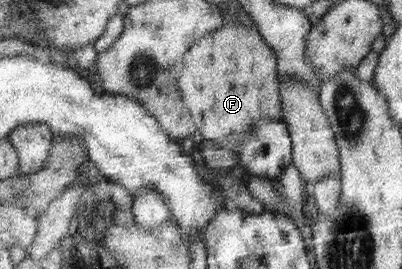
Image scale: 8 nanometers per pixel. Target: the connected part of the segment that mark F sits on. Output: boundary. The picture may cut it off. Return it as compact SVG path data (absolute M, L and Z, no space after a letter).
M233 16L231 23L225 23L220 30L201 38L188 49L186 56L182 58L182 72L178 83L184 104L192 114L203 139L214 142L217 148L232 150L236 154L243 146L247 132L258 119L283 119L279 77L276 51L264 40L256 26L247 26L246 22L235 20Z

